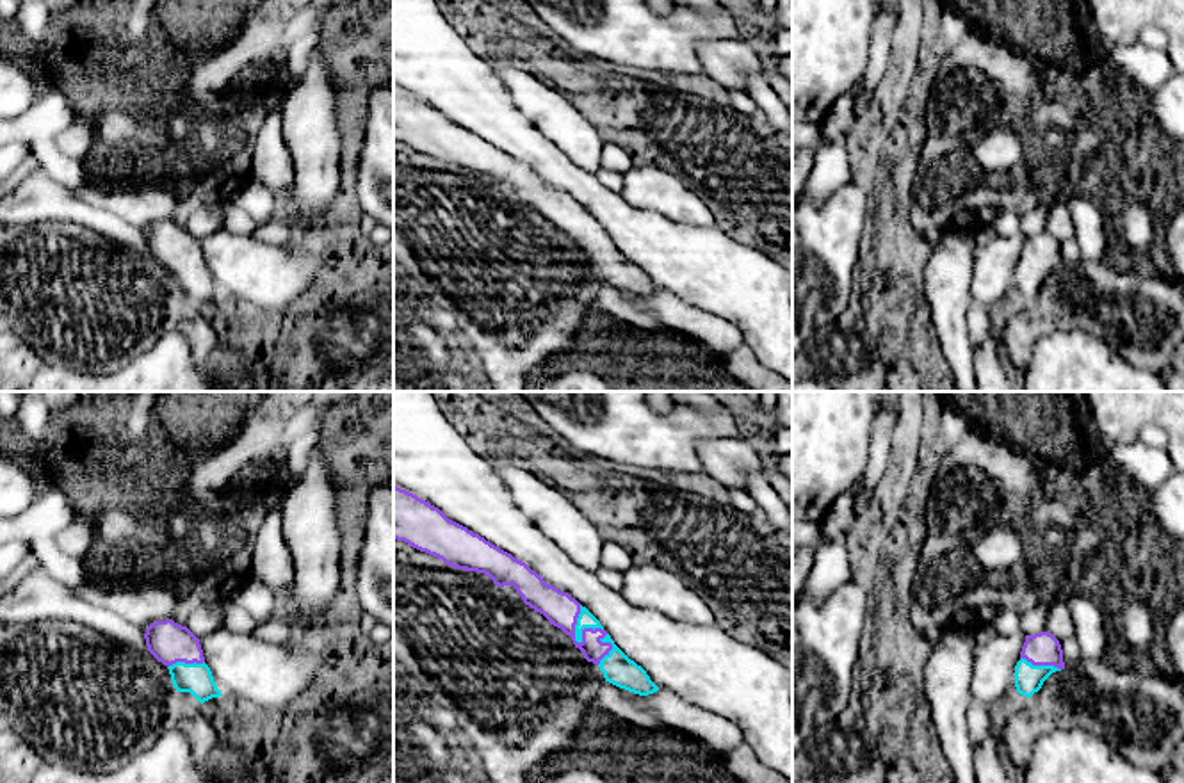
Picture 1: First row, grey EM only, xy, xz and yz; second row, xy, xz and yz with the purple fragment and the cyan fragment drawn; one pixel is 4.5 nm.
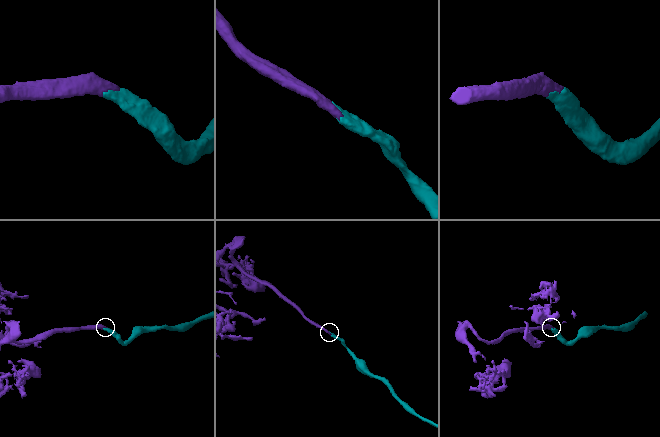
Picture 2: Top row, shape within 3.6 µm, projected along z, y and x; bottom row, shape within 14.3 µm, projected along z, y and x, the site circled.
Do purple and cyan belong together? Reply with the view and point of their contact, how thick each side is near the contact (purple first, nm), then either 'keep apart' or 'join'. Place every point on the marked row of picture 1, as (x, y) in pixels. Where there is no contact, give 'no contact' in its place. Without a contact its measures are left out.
contact xz (575, 623); calibres 150 and 80 nm; join

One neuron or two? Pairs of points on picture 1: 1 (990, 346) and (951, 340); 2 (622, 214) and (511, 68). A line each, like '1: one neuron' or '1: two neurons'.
1: two neurons
2: two neurons

